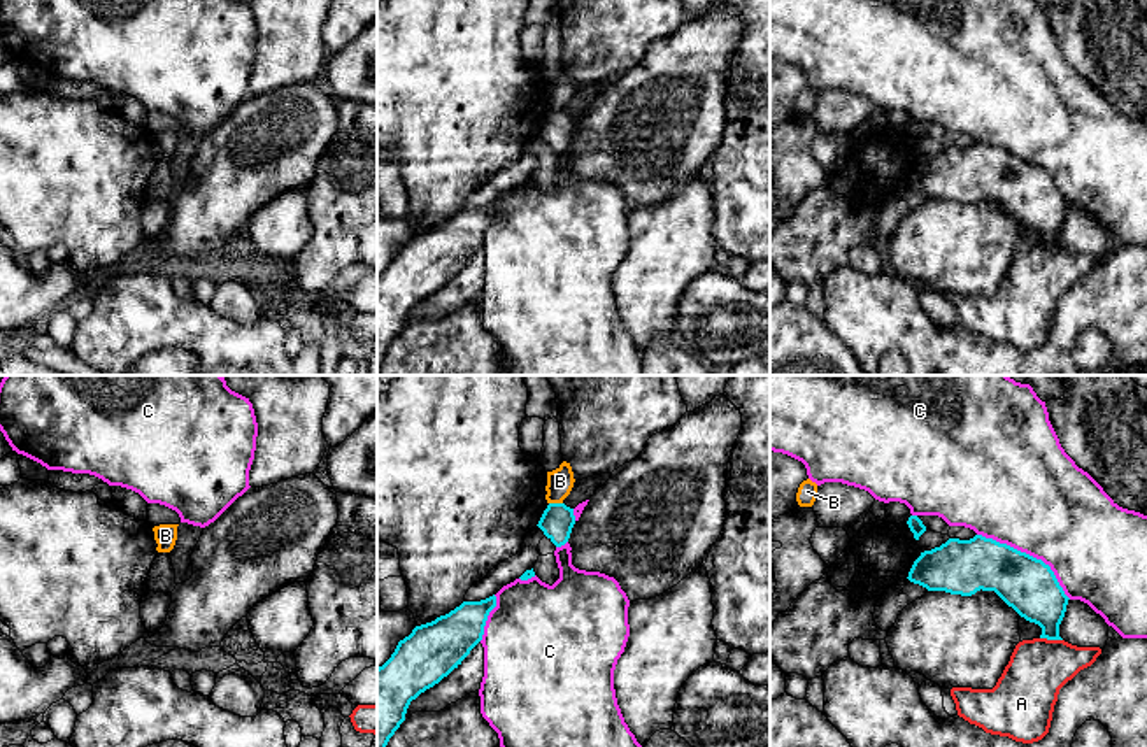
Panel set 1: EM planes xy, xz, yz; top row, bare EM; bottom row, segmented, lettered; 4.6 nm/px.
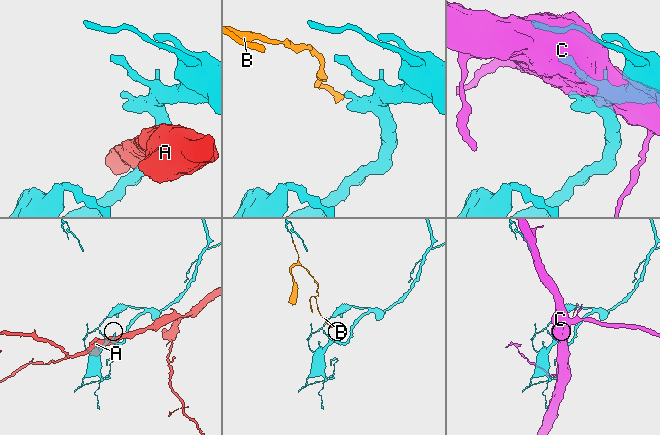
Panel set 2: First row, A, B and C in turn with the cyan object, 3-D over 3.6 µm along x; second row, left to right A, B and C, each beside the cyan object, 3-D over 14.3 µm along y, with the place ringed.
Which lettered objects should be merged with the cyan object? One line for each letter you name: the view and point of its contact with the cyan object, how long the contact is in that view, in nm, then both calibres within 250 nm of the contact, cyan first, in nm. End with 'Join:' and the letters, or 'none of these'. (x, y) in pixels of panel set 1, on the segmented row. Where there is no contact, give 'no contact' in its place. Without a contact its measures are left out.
Join: none of these

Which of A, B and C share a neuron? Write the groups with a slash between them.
A / B / C

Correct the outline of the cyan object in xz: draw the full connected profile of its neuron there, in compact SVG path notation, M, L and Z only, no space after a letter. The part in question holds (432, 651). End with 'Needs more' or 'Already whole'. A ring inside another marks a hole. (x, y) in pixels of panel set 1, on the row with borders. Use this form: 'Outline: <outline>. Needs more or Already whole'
Outline: M495 594L463 601L398 642L391 658L377 668L377 747L388 745L405 721L410 701L458 668L482 640L495 607Z. Already whole

